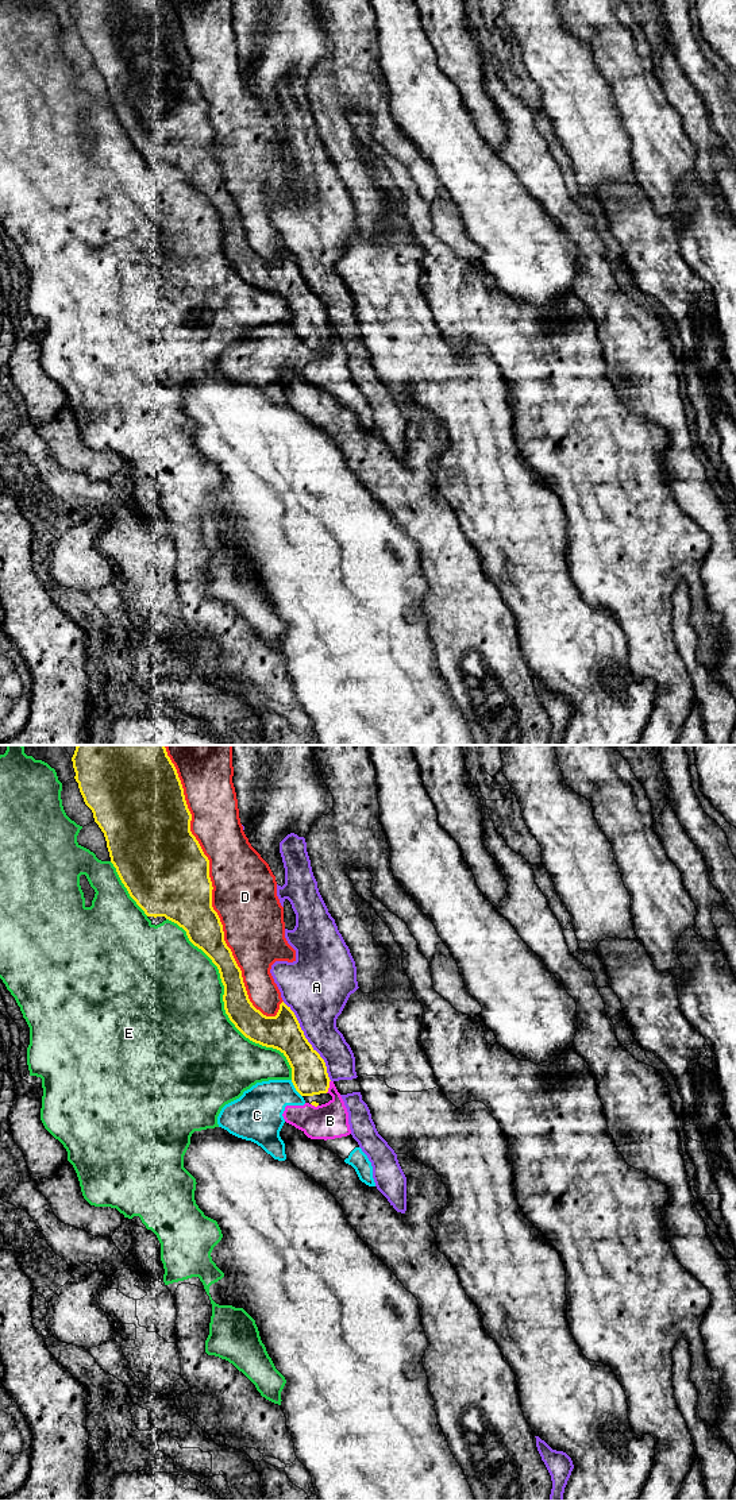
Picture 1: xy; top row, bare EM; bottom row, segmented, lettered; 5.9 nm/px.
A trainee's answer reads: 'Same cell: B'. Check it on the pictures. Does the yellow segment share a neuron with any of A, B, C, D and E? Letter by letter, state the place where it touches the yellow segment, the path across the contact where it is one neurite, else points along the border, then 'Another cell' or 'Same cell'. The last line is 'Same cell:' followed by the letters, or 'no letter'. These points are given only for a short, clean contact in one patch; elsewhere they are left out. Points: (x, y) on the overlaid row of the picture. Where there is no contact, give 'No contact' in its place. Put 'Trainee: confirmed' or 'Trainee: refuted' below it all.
A: Touches yellow at xy (307, 1041). Another cell
B: Touches yellow at xy (328, 1087). Another cell
C: Touches yellow at xy (295, 1087). Another cell
D: Touches yellow at xy (211, 886). Another cell
E: Touches yellow at xy (224, 1004). Another cell
Same cell: no letter
Trainee: refuted

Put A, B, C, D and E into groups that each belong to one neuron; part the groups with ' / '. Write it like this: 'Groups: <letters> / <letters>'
Groups: A / B C / D / E

